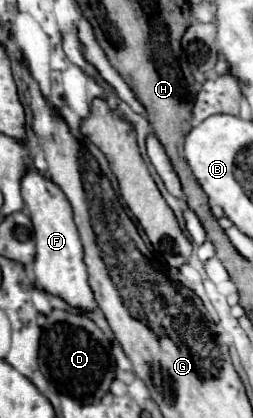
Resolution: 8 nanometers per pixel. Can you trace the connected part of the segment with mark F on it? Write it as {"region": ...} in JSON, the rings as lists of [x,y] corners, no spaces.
{"region":[[[28,168],[20,180],[20,190],[24,198],[24,214],[32,220],[32,236],[36,243],[34,259],[34,286],[62,296],[74,308],[96,310],[94,294],[88,286],[88,272],[82,260],[82,244],[78,230],[72,220],[72,208],[64,198],[62,190],[44,174],[34,168]]]}

